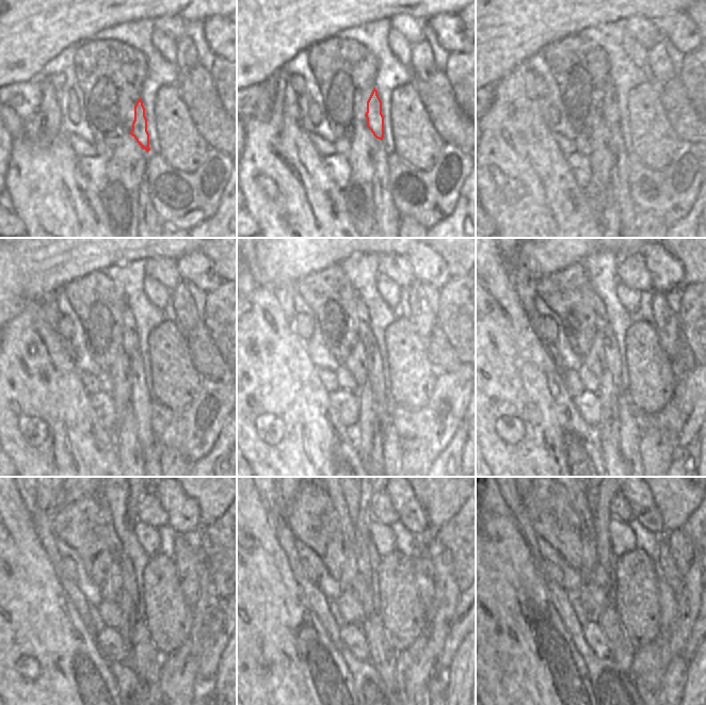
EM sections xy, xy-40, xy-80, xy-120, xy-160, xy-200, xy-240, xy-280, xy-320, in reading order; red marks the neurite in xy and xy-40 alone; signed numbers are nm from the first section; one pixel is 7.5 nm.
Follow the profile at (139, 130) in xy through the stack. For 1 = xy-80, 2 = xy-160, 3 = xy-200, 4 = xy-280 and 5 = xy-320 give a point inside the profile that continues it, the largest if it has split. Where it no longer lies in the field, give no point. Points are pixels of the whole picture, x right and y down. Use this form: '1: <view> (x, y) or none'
1: xy-80 (610, 105)
2: xy-160 (364, 322)
3: xy-200 (602, 316)
4: xy-280 (348, 528)
5: xy-320 (577, 498)

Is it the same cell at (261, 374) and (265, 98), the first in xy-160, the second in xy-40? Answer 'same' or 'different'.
different

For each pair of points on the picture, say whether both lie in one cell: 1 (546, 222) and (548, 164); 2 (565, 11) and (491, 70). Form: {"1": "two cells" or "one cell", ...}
{"1": "one cell", "2": "one cell"}

